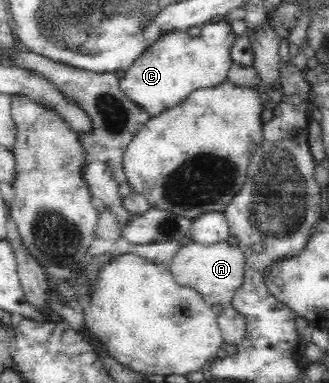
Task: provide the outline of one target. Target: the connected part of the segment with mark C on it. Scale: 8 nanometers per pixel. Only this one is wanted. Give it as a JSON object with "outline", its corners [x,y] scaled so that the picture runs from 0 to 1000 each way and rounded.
{"outline":[[[684,44],[620,60],[599,94],[578,91],[565,78],[505,84],[492,99],[450,115],[438,138],[371,191],[362,225],[383,253],[444,287],[459,305],[480,303],[574,256],[599,232],[632,232],[690,209],[693,183],[708,172],[699,120],[717,99]]]}

